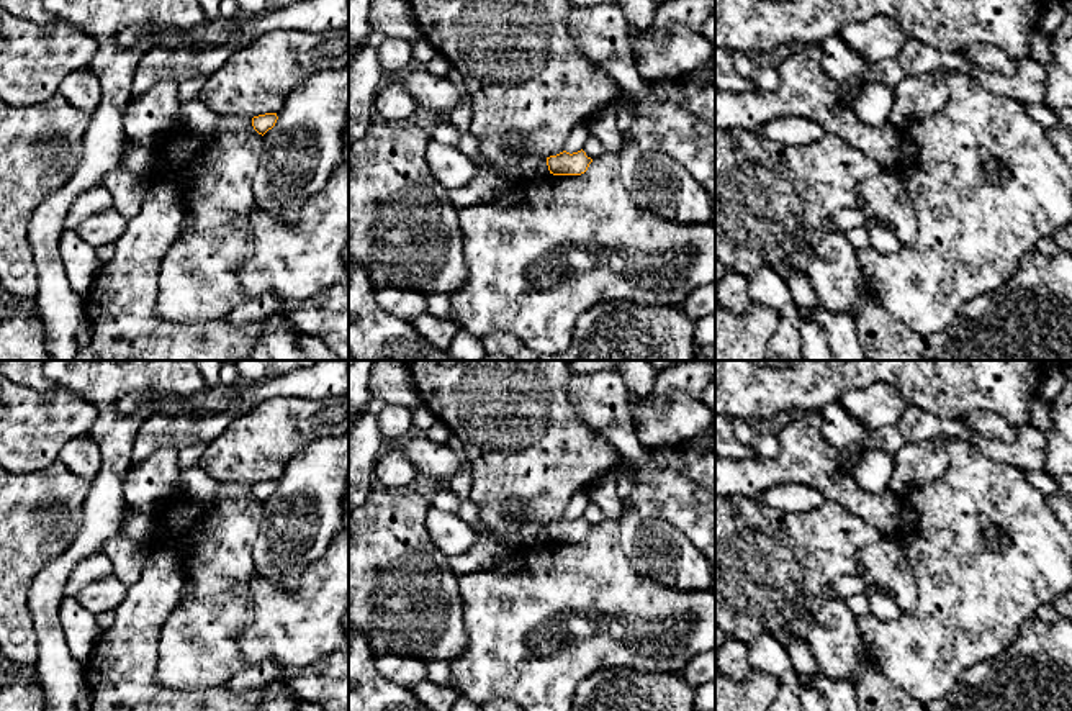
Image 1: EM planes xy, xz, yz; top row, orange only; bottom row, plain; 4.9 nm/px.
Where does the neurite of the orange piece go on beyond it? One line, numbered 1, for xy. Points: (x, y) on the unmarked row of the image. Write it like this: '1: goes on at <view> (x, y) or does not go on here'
1: does not go on here

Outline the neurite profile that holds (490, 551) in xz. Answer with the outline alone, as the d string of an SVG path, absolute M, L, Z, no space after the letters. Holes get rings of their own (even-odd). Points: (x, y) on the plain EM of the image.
M452 436L447 446L465 462L462 470L450 478L448 490L460 498L457 514L468 523L476 534L476 544L468 552L448 557L448 568L458 577L475 570L494 568L507 559L511 549L507 549L504 541L481 523L480 509L471 500L471 452L457 436Z

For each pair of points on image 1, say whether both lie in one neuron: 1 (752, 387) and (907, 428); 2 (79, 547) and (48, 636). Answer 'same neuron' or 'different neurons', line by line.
1: different neurons
2: same neuron

